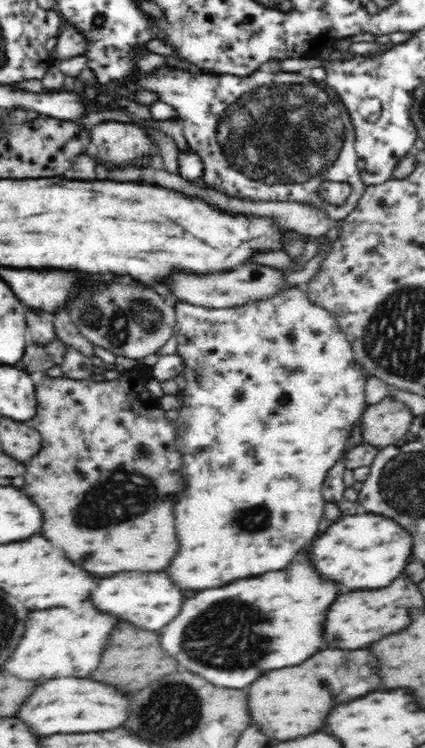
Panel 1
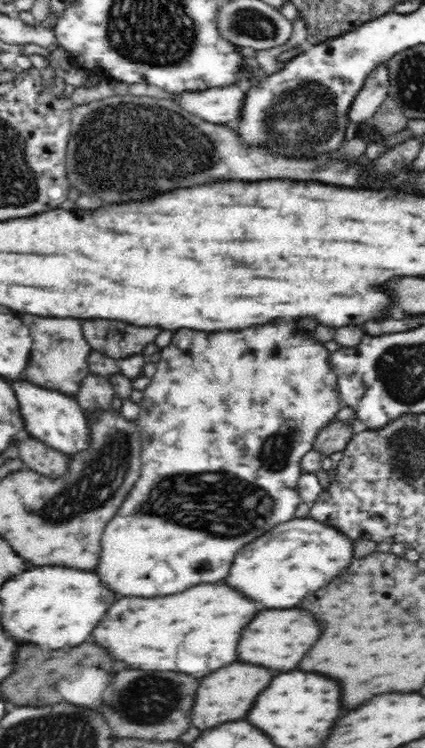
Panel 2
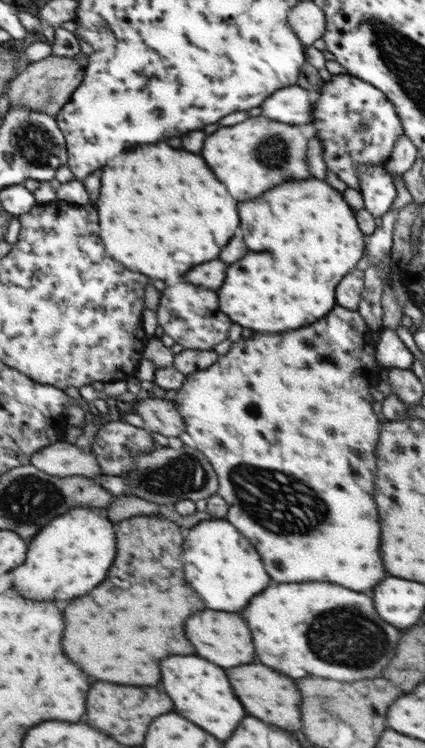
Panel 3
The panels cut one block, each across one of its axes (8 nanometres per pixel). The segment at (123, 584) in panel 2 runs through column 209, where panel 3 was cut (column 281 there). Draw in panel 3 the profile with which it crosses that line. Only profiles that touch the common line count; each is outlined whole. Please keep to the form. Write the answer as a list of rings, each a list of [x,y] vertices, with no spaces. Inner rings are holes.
[[[336,305],[319,322],[317,326],[307,326],[301,330],[289,330],[283,334],[263,334],[255,332],[251,338],[239,338],[232,343],[231,348],[216,363],[213,363],[205,370],[198,370],[185,376],[183,384],[176,392],[176,406],[180,408],[184,415],[188,432],[186,438],[197,447],[214,466],[217,471],[220,487],[217,494],[225,498],[230,506],[237,508],[237,514],[227,516],[229,522],[257,546],[257,554],[265,558],[265,570],[273,574],[273,582],[331,582],[337,586],[349,586],[349,590],[369,590],[385,576],[381,560],[379,560],[379,526],[377,526],[377,506],[373,500],[373,479],[375,479],[375,443],[379,439],[379,424],[375,414],[371,412],[371,396],[369,396],[369,386],[377,382],[379,370],[373,368],[373,340],[371,332],[365,326],[357,314],[357,310],[349,310]],[[253,478],[255,478],[255,490],[253,490]],[[239,494],[239,496],[237,496]],[[239,502],[243,504],[237,504]],[[245,514],[247,520],[243,520]],[[293,514],[305,514],[305,524],[299,522]],[[249,522],[255,522],[263,528],[251,528]],[[271,526],[271,528],[269,528]],[[315,550],[315,552],[313,552]]]

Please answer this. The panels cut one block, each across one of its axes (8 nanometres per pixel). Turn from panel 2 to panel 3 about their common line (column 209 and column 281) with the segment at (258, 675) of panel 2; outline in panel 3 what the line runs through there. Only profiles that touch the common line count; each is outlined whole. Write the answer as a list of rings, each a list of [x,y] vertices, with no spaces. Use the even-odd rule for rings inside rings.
[[[245,664],[237,668],[229,668],[229,682],[237,690],[237,698],[245,702],[245,710],[253,718],[265,718],[265,722],[273,722],[273,726],[281,726],[283,730],[299,730],[299,694],[293,688],[293,682],[267,666]]]

